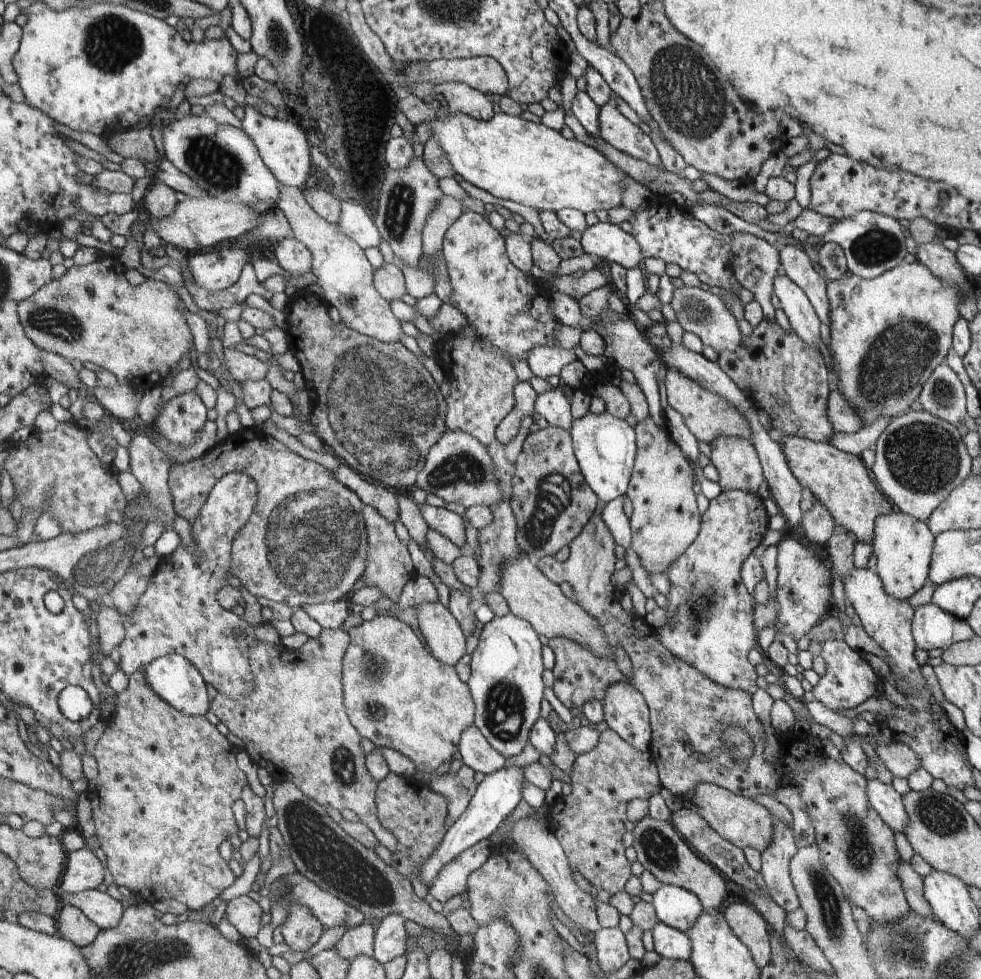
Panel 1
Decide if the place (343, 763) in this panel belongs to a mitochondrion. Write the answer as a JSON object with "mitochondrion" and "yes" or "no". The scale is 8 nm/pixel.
{"mitochondrion":"yes"}

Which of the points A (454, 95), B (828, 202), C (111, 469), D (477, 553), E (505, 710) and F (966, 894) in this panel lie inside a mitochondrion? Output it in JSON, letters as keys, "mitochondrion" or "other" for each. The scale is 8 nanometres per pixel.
{"A":"other","B":"other","C":"other","D":"other","E":"mitochondrion","F":"other"}

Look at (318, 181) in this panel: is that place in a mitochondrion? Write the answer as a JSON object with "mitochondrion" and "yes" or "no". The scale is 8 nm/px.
{"mitochondrion":"no"}

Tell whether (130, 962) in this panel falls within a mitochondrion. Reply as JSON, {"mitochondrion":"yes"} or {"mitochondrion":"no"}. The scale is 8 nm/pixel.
{"mitochondrion":"yes"}

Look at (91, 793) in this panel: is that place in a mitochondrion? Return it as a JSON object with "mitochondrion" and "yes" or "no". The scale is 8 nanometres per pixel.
{"mitochondrion":"no"}

